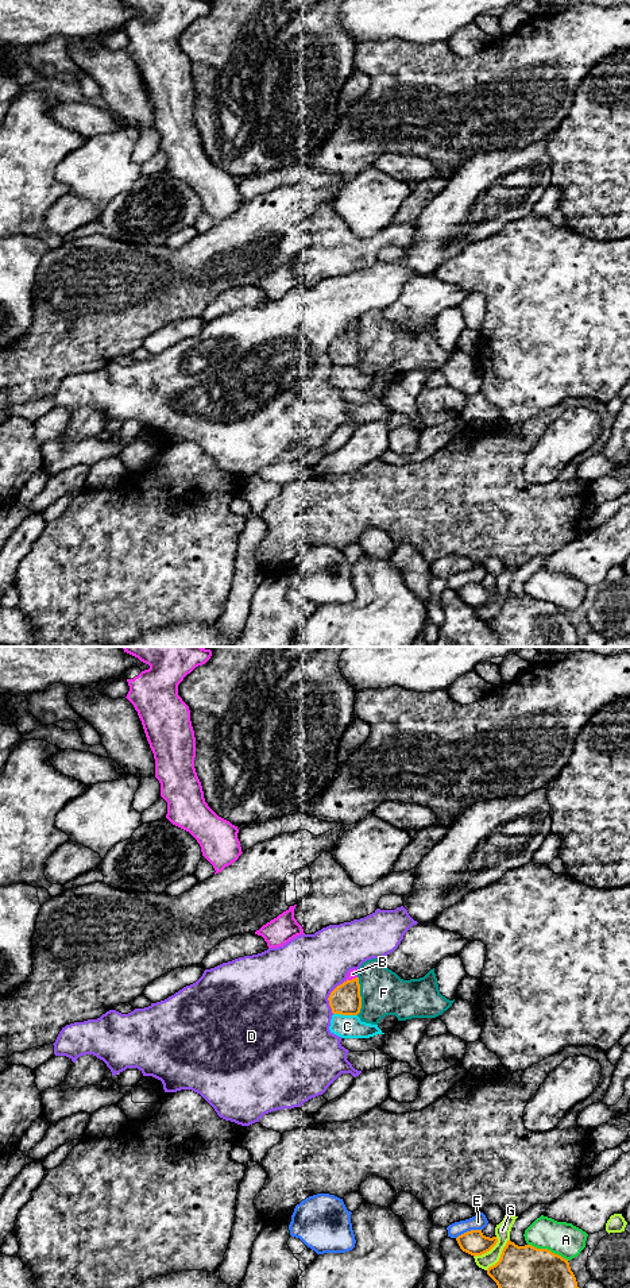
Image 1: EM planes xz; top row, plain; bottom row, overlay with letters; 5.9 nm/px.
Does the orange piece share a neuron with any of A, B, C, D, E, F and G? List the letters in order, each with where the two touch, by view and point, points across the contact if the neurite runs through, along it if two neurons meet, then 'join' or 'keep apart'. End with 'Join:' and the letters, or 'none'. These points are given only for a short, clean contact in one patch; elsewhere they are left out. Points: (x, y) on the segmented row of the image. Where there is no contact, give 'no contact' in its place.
A: meets orange in xz at (547, 1249); keep apart
B: meets orange in xz at (352, 979); runs through xz (346, 999), (352, 979), (352, 974); join
C: meets orange in xz at (346, 1014); keep apart
D: meets orange in xz at (329, 997); keep apart
E: meets orange in xz at (468, 1231); border along xz (480, 1229), (464, 1231), (456, 1238); keep apart
F: meets orange in xz at (359, 995); border along xz (358, 976), (360, 1010), (356, 1014); keep apart
G: meets orange in xz at (501, 1256); keep apart
Join: B

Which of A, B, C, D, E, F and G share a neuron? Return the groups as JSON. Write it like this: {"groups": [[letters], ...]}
{"groups": [["A"], ["B"], ["C"], ["D"], ["E"], ["F"], ["G"]]}

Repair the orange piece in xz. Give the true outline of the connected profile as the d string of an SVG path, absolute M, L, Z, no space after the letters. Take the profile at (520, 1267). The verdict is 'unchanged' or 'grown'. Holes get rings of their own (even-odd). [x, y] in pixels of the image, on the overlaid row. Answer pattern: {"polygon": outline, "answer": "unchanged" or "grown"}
{"polygon": "M510 1239L487 1274L498 1288L579 1288L568 1260L548 1249L518 1246Z", "answer": "unchanged"}

